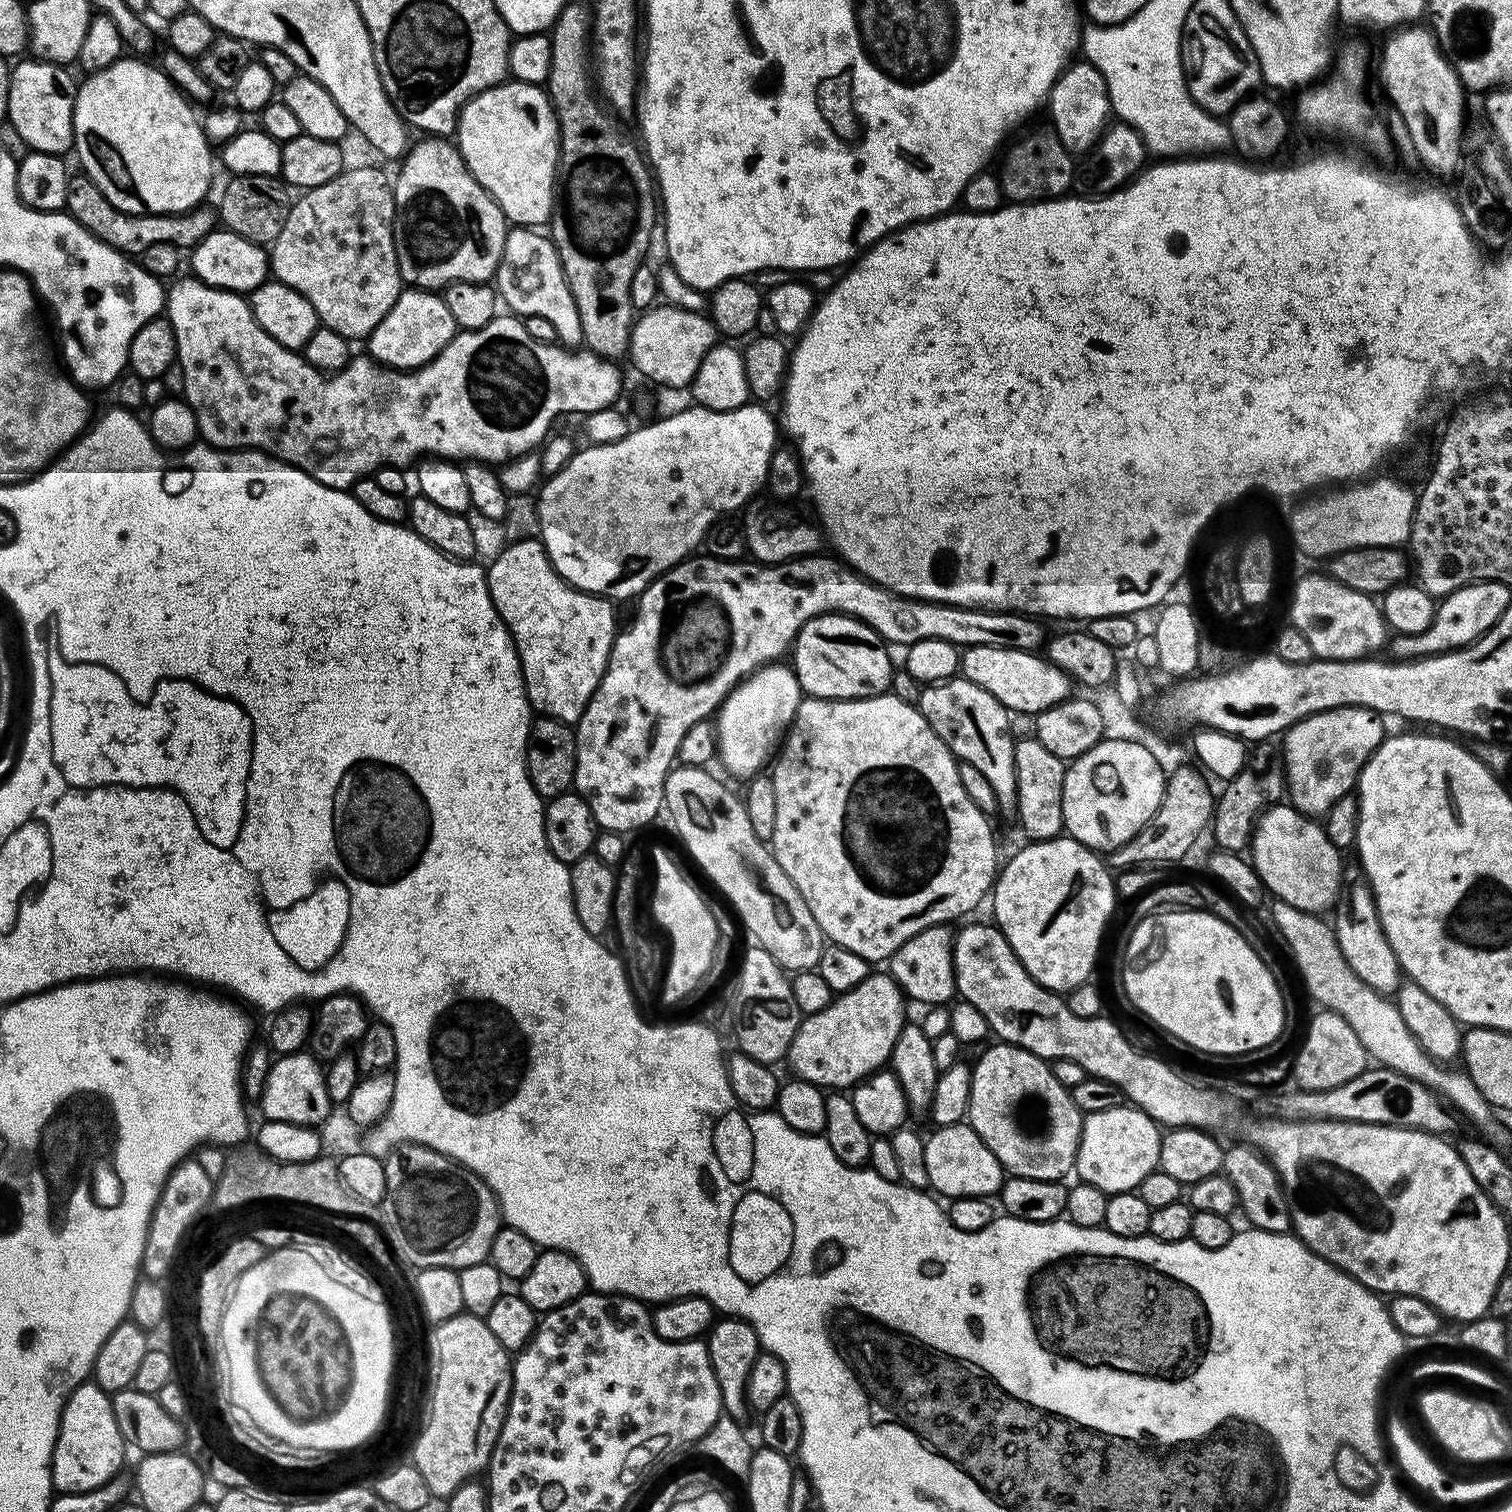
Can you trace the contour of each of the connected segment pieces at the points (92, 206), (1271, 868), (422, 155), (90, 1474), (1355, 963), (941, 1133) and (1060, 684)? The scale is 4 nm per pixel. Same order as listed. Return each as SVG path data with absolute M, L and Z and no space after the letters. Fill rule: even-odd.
M83 174L73 175L68 181L66 211L82 227L90 230L90 234L133 258L138 258L146 246L154 246L154 242L170 242L181 250L191 250L218 228L217 213L213 209L211 212L208 206L197 206L190 212L178 212L170 216L135 216L118 210L106 198L106 194L98 190L96 183Z
M1276 802L1264 809L1256 818L1250 833L1250 863L1260 883L1273 893L1275 899L1284 900L1297 910L1320 914L1323 908L1328 908L1336 900L1336 891L1340 888L1340 856L1341 853L1332 845L1330 838L1324 833L1323 827L1315 819L1302 812L1297 812L1288 802Z
M420 138L399 165L400 173L394 176L396 193L396 257L400 279L405 285L421 290L443 290L449 284L468 282L486 284L495 277L502 262L502 250L510 231L504 211L489 192L470 174L459 147L448 138Z
M93 1382L77 1384L60 1415L60 1434L52 1458L52 1467L57 1473L88 1479L92 1486L104 1486L120 1468L124 1460L126 1441L120 1433L116 1415L112 1409L112 1396L104 1393Z
M1366 886L1361 888L1349 894L1347 914L1340 914L1333 920L1333 934L1345 962L1353 973L1379 994L1390 996L1393 991L1394 994L1399 989L1398 980L1402 978L1402 969L1393 948L1385 938L1371 889Z
M966 1122L943 1125L930 1138L925 1139L924 1146L925 1177L933 1188L956 1199L959 1196L997 1195L1006 1178L1006 1173L990 1149L981 1142L980 1135Z
M973 644L965 647L960 658L960 672L963 679L974 682L978 686L982 686L982 690L994 694L994 698L998 698L998 702L1002 702L1005 708L1013 713L1032 712L1031 714L1039 714L1045 712L1055 704L1069 699L1071 692L1068 691L1074 688L1073 681L1069 676L1058 666L1050 663L1043 655L1022 649L997 648L994 645Z

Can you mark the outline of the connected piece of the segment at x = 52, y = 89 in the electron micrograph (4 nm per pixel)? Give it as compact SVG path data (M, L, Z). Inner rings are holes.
M31 59L12 68L7 123L12 124L13 130L28 143L31 151L64 154L74 144L72 115L76 105L77 81L72 81L67 67Z

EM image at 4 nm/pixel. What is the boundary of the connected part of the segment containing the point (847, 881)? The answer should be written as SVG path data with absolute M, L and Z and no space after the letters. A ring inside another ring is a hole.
M895 694L871 696L870 698L862 698L861 700L813 700L811 698L804 698L801 699L796 716L793 718L786 735L783 737L782 746L783 744L784 749L781 750L780 757L777 758L772 772L770 771L770 779L772 781L772 822L770 825L772 840L770 839L770 847L772 849L772 856L778 862L778 866L782 866L782 870L786 870L786 878L790 878L790 882L794 882L794 886L798 890L798 894L802 894L806 906L810 906L810 914L814 914L820 931L824 933L831 943L838 946L846 946L846 950L854 950L854 954L858 954L870 962L876 962L876 960L887 961L892 953L899 950L914 934L918 934L921 928L953 922L952 920L958 919L959 916L964 916L967 912L974 911L979 906L980 899L984 895L985 899L993 891L994 881L998 875L998 863L996 864L996 840L992 837L992 824L984 817L983 810L972 801L972 796L968 793L968 788L964 785L963 778L960 777L961 765L958 763L956 757L952 755L952 752L946 746L946 742L942 742L942 738L930 726L930 722L926 722L926 718L920 713L919 707L915 703L898 698Z

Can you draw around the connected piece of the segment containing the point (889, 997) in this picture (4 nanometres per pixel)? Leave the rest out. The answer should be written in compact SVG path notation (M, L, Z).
M870 974L848 992L839 993L832 1004L826 1006L826 1010L818 1010L814 1015L804 1016L799 1021L796 1036L786 1053L786 1059L792 1063L792 1068L796 1071L793 1073L799 1079L808 1080L811 1084L823 1086L828 1090L851 1089L889 1063L894 1042L899 1038L900 1031L906 1023L904 1004L906 1005L906 1000L900 987L888 974L884 976Z

